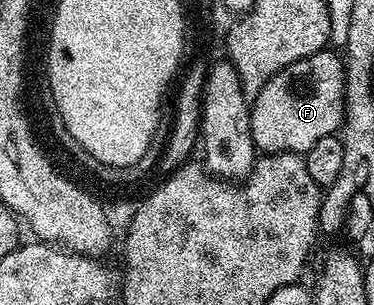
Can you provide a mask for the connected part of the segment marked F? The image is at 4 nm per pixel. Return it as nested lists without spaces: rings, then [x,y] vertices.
[[[324,50],[298,60],[291,74],[288,88],[286,75],[274,76],[250,105],[251,133],[260,153],[306,154],[313,146],[317,146],[317,142],[321,142],[321,138],[334,136],[342,129],[346,94],[344,57],[339,54],[334,56],[331,50]]]

